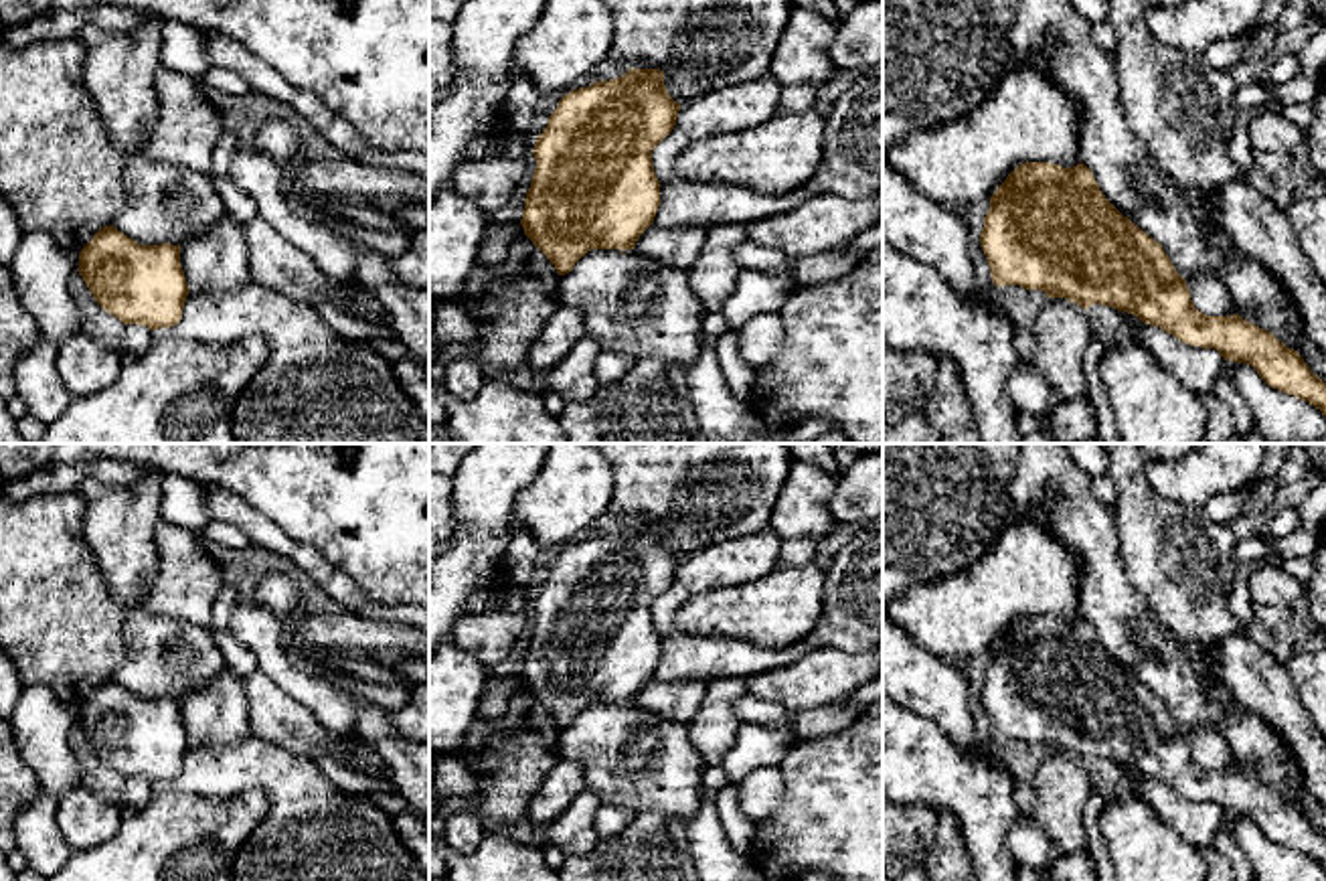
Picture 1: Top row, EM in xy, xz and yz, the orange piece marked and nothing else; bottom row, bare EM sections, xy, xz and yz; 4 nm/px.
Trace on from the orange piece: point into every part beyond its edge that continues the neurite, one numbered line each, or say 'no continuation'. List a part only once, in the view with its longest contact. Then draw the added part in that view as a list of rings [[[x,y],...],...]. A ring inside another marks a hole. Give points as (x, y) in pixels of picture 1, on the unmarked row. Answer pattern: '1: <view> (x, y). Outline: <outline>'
no continuation

